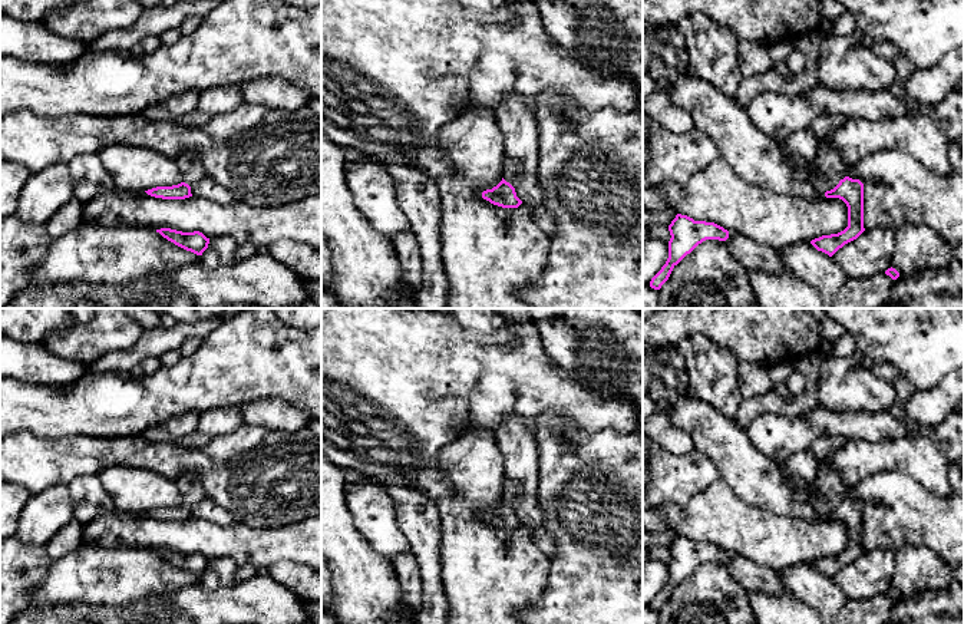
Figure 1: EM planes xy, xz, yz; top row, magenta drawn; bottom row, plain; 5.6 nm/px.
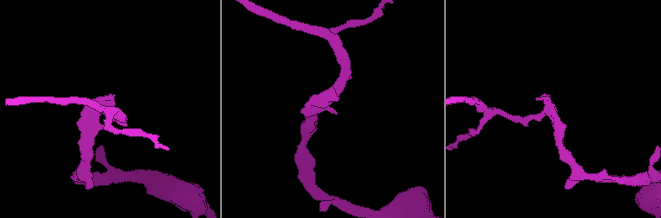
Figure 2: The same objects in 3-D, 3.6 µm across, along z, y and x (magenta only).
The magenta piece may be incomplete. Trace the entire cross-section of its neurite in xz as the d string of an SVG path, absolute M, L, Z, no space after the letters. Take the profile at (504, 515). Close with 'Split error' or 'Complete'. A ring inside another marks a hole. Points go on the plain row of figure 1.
M516 481L504 482L502 502L492 511L482 514L482 519L502 529L518 529L522 522L516 518L515 505L521 495L521 485Z. Split error

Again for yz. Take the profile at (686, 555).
M677 535L668 547L668 580L661 591L651 600L650 608L660 611L668 601L673 590L706 561L726 562L729 552L714 544L694 542L687 536Z. Complete

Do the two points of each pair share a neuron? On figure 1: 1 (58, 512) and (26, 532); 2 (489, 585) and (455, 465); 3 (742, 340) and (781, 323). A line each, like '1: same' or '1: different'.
1: same
2: same
3: same

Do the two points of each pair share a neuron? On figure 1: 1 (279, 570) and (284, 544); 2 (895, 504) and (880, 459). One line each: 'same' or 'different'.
1: different
2: different

